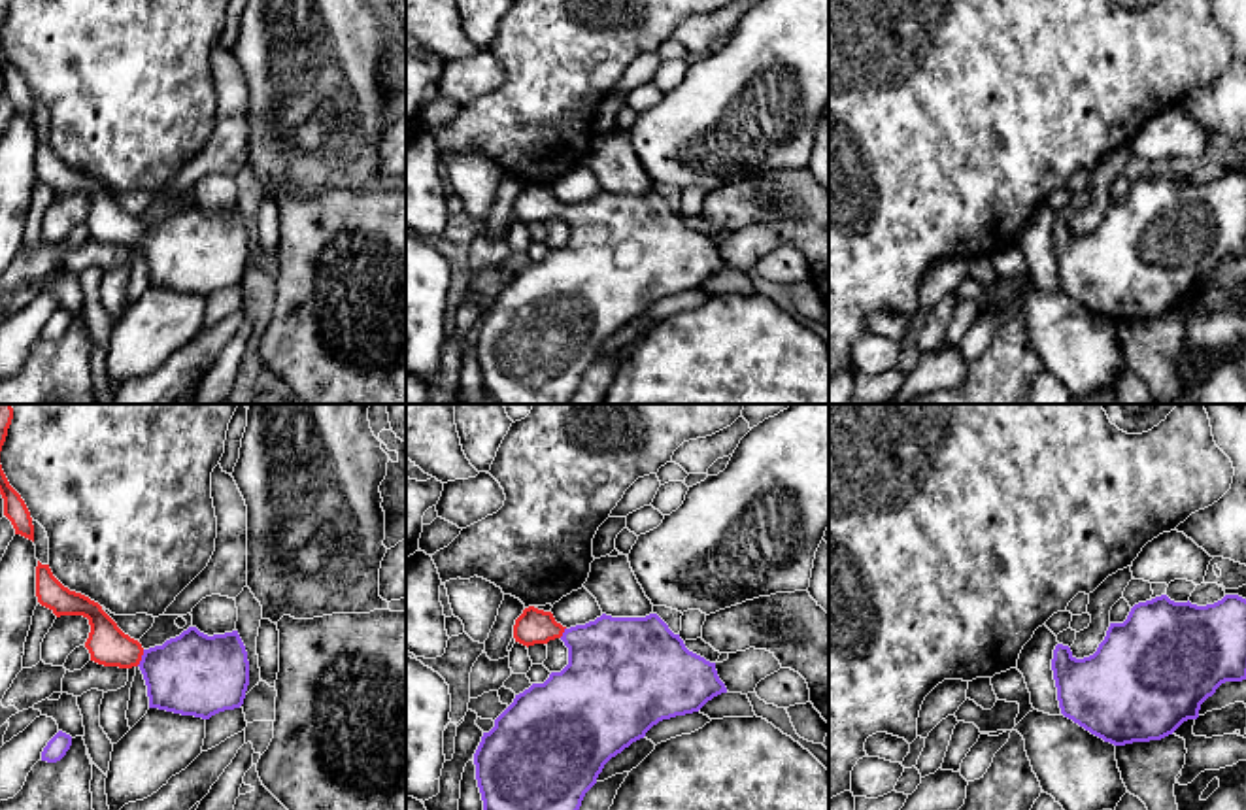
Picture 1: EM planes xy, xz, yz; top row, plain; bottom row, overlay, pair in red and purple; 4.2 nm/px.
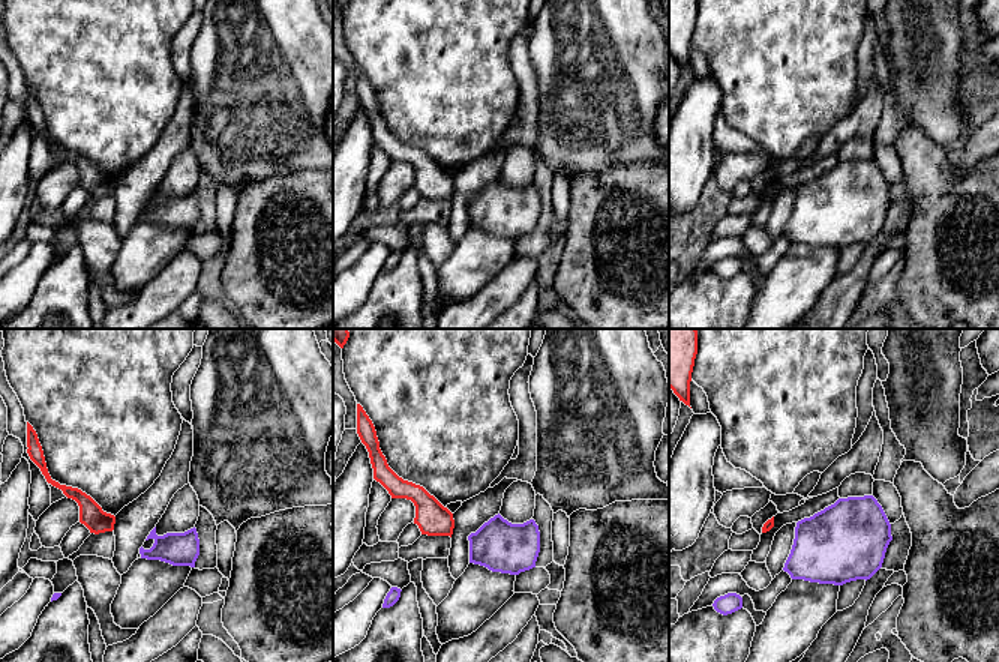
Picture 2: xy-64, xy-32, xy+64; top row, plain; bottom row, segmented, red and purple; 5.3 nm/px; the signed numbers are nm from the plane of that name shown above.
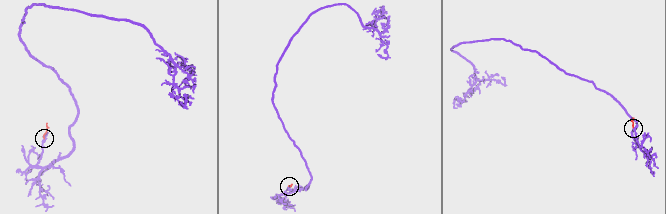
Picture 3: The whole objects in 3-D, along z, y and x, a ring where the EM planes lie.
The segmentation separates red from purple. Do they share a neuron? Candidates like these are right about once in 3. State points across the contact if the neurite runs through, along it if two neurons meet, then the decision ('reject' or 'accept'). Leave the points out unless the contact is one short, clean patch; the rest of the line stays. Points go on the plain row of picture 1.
way xy (108, 221), (140, 235), (178, 252), (195, 252); accept

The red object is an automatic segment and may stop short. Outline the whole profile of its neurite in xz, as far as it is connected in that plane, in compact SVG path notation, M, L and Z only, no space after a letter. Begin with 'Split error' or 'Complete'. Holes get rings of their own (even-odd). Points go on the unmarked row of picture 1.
Split error. M529 183L515 196L514 215L527 225L561 215L568 225L568 242L515 272L474 330L483 393L497 404L568 404L612 334L659 298L699 289L727 270L716 240L689 228L657 191L602 191L566 206L551 189Z

